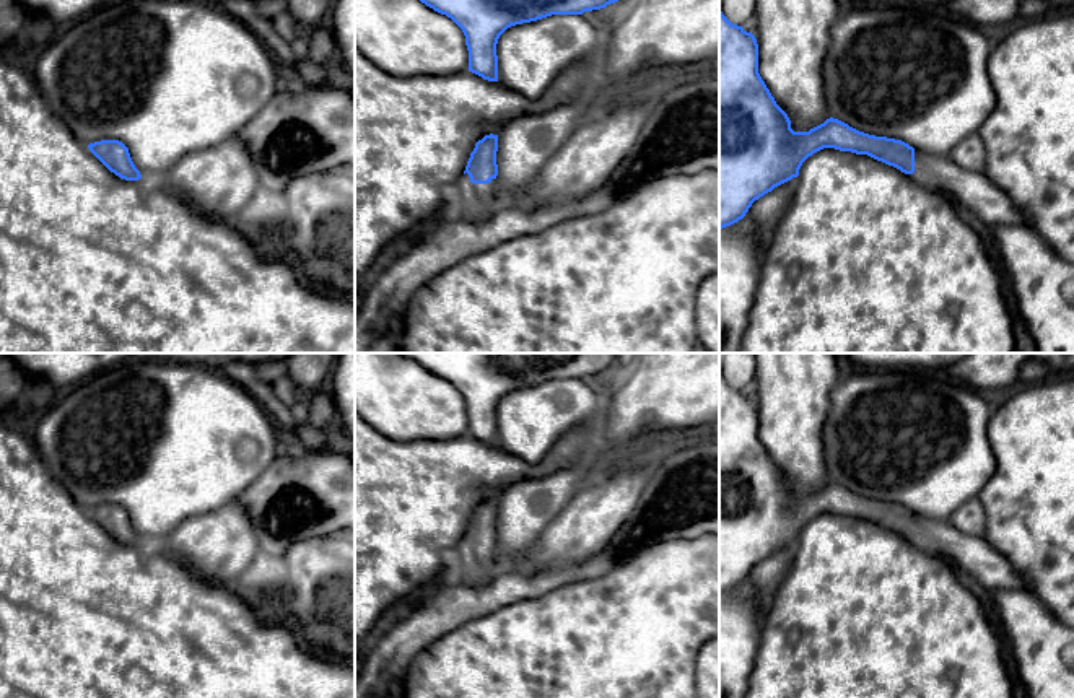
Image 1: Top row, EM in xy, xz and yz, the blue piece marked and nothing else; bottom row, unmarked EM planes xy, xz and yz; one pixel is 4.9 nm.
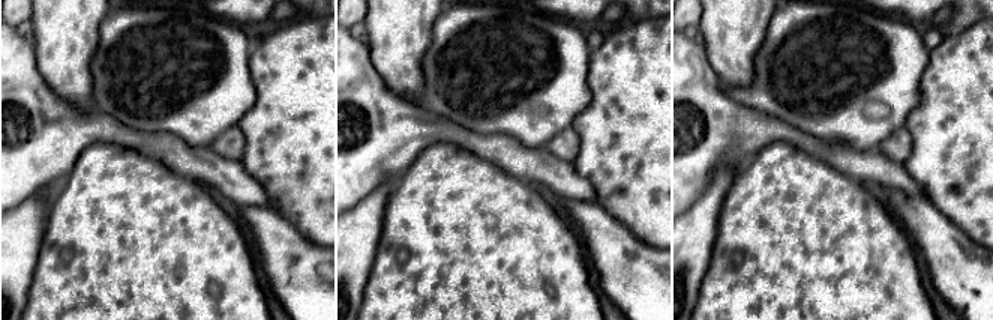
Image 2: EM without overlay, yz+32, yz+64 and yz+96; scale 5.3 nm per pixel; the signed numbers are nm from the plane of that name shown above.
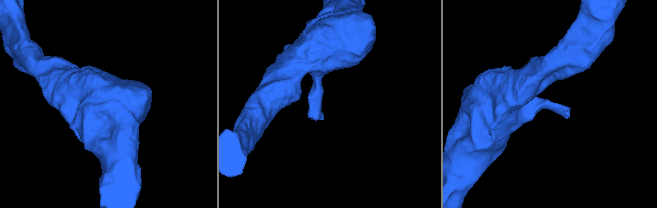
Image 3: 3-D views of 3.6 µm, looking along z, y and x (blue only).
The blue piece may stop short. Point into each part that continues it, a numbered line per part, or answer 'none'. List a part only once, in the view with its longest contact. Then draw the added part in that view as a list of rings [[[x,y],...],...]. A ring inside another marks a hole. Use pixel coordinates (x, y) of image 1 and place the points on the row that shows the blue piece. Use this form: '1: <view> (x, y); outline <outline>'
1: xz (474, 202); outline [[[462,174],[456,185],[456,215],[470,223],[488,221],[501,205],[495,195],[496,179],[488,184],[472,184],[469,174]]]

